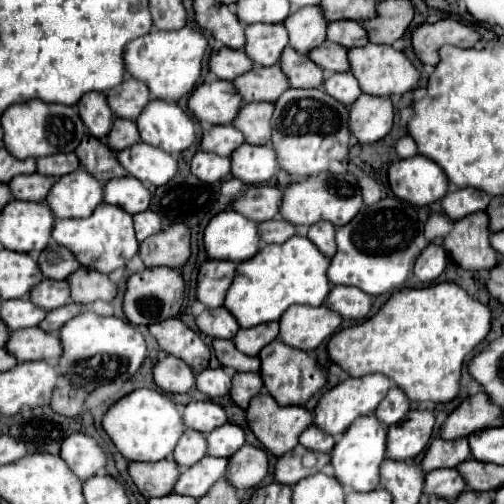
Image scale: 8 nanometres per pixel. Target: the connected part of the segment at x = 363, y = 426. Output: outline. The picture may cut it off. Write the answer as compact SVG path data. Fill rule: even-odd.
M375 415L355 419L355 423L351 423L351 427L341 435L331 451L331 465L335 469L335 479L339 479L345 489L371 491L379 487L379 465L385 459L385 437L387 427Z

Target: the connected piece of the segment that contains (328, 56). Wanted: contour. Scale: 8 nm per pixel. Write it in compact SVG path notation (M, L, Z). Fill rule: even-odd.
M321 43L319 47L315 47L315 51L311 51L311 55L307 55L315 65L323 67L323 71L347 71L349 69L349 61L347 61L347 49L335 43Z

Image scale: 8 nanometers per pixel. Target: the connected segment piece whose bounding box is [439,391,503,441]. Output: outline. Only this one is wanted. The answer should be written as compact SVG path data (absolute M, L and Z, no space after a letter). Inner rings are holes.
M479 391L473 397L467 397L441 425L441 439L453 441L467 437L473 431L501 427L503 425L503 407L495 407L489 397ZM473 399L473 401L471 401Z

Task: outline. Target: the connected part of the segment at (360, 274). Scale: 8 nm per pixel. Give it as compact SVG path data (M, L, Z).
M395 197L381 199L371 207L363 207L347 227L339 227L335 235L337 253L331 259L327 279L331 285L353 285L367 295L393 293L407 281L417 255L427 247L423 237L423 219L419 211Z

